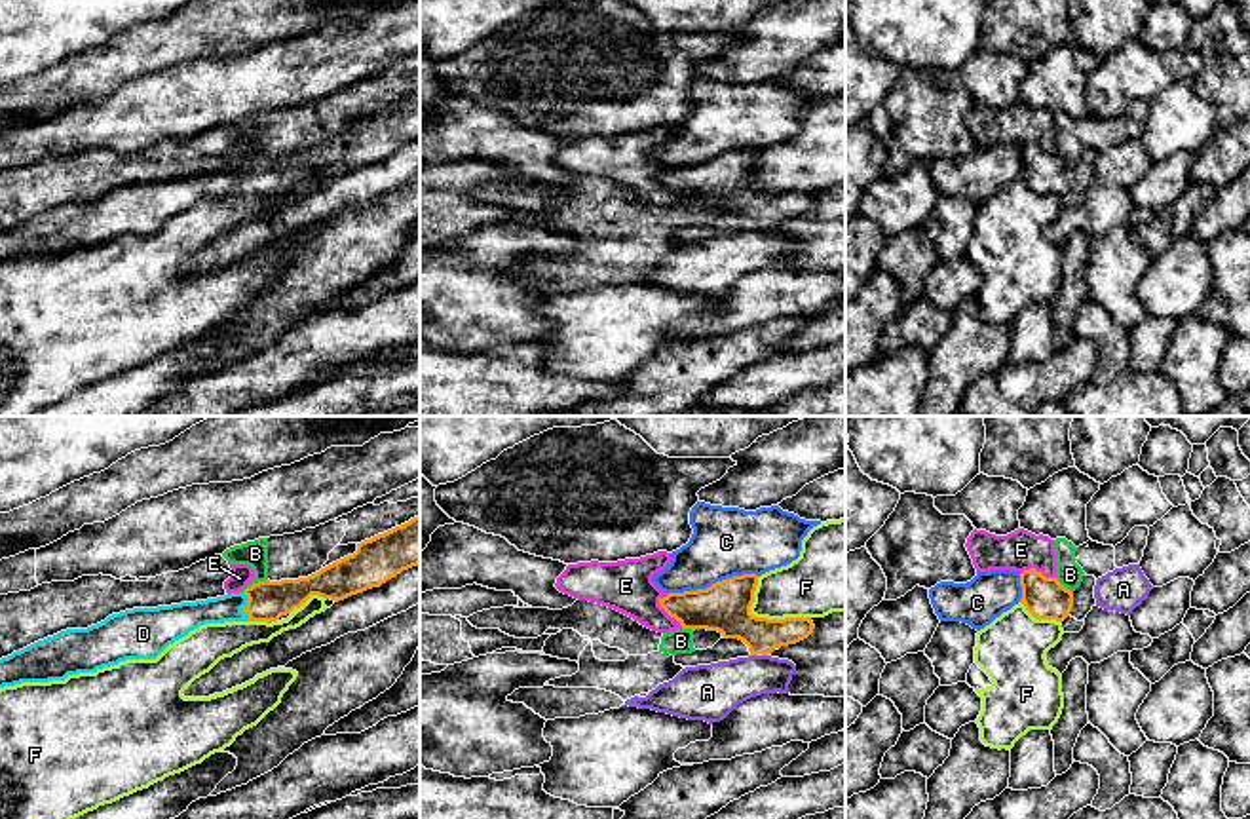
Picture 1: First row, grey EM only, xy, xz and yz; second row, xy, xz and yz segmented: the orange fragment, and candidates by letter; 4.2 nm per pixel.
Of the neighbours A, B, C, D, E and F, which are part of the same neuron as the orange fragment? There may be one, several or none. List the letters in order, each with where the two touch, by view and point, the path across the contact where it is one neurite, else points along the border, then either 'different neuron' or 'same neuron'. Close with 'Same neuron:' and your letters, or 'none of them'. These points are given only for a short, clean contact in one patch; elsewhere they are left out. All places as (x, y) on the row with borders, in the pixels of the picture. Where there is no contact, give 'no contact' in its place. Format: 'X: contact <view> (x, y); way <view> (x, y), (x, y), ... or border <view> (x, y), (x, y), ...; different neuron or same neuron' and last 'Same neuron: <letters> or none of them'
A: contact xz (755, 654); different neuron
B: contact xy (253, 584); border xy (266, 578), (242, 591); different neuron
C: contact xz (713, 584); different neuron
D: contact xy (244, 607); way xy (268, 601), (244, 607), (187, 616); same neuron
E: contact xz (667, 612); different neuron
F: contact xz (764, 618); different neuron
Same neuron: D

